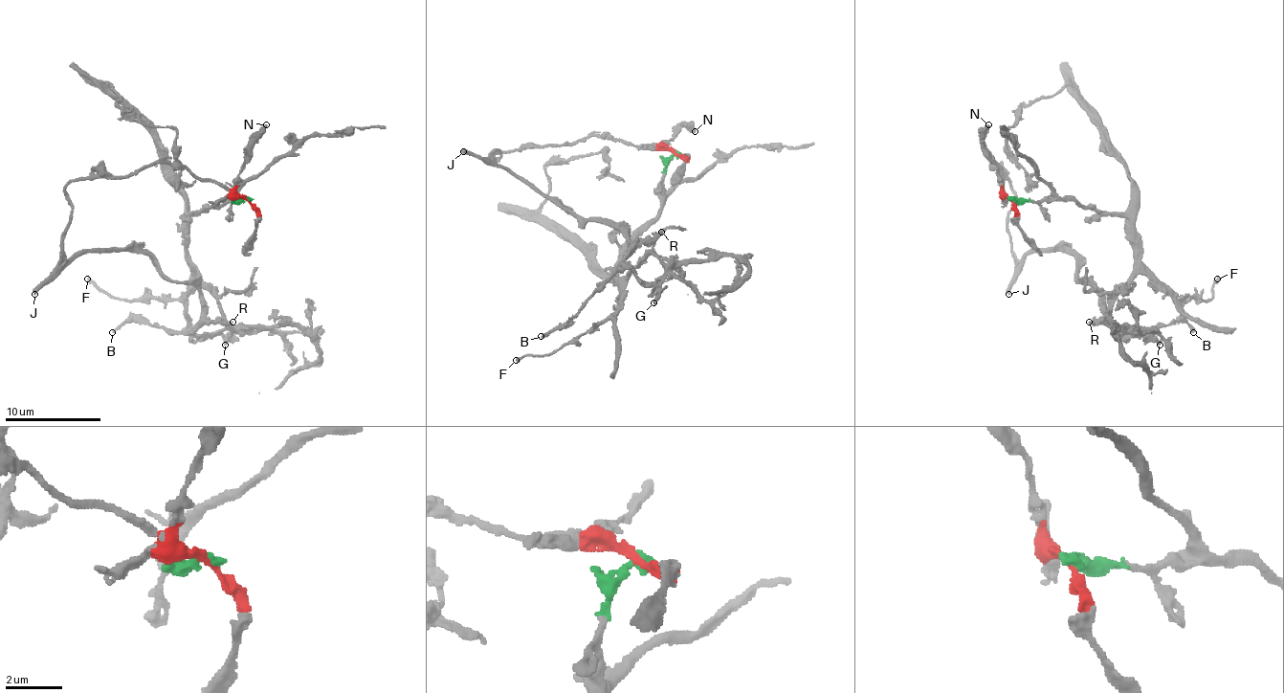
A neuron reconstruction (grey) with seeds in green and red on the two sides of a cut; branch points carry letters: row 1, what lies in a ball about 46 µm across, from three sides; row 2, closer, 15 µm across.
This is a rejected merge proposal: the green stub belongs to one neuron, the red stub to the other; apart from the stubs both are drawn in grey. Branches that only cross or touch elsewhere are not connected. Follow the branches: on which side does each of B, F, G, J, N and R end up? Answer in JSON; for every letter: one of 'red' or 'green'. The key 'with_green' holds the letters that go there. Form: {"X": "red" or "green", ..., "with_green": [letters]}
{"B": "red", "F": "green", "G": "green", "J": "red", "N": "red", "R": "red", "with_green": ["F", "G"]}

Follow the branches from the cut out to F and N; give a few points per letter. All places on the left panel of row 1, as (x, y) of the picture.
F: (248, 198), (192, 212), (185, 220), (185, 254), (189, 287), (178, 300), (116, 300), (87, 278)
N: (248, 198), (235, 189), (243, 163), (267, 123)

